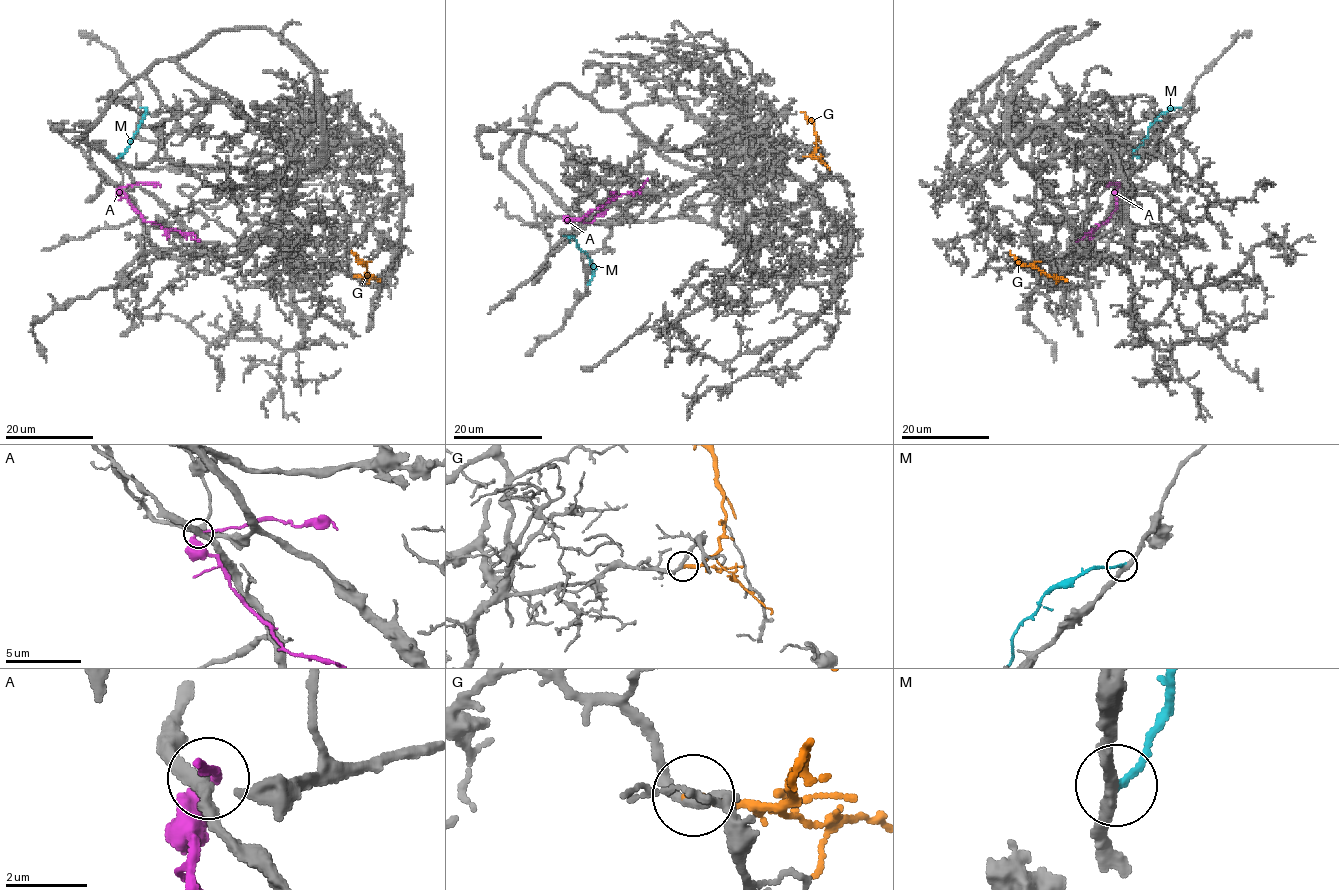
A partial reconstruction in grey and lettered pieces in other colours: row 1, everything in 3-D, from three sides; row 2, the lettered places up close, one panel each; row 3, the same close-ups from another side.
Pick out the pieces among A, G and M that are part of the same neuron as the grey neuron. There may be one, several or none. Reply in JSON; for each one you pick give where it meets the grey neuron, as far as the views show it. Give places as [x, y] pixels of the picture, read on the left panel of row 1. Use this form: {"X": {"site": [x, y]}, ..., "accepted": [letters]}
{"accepted": []}

